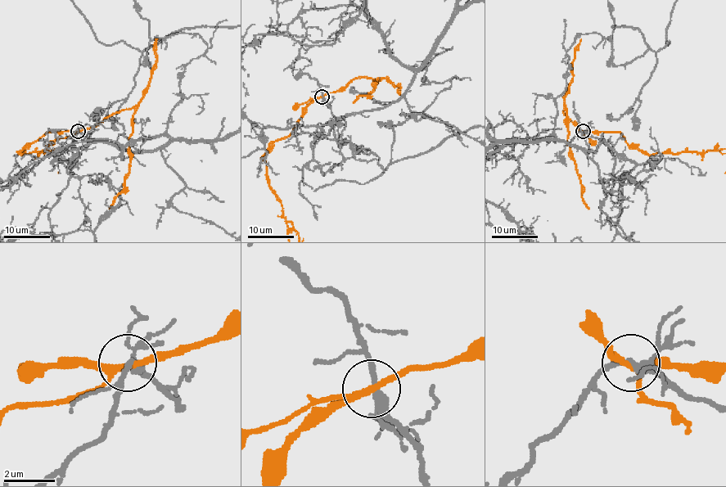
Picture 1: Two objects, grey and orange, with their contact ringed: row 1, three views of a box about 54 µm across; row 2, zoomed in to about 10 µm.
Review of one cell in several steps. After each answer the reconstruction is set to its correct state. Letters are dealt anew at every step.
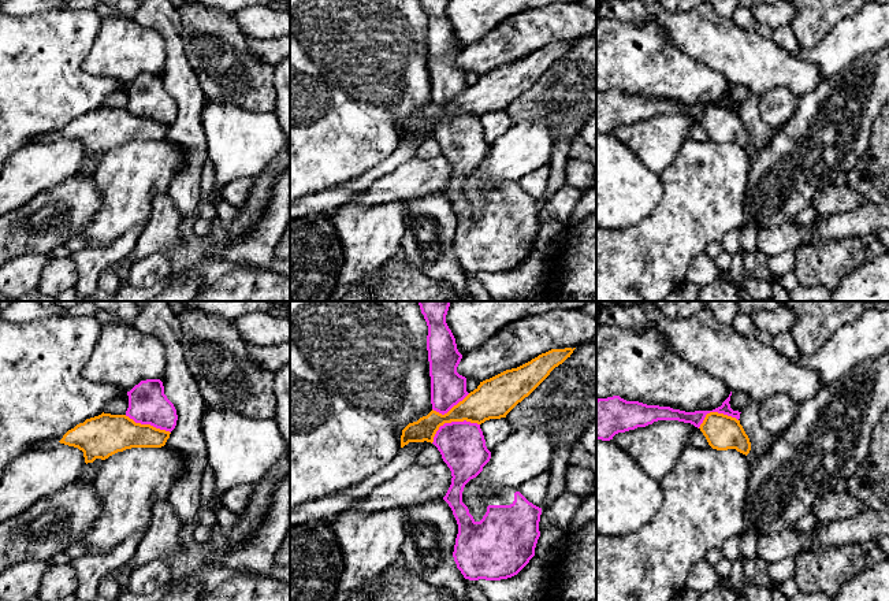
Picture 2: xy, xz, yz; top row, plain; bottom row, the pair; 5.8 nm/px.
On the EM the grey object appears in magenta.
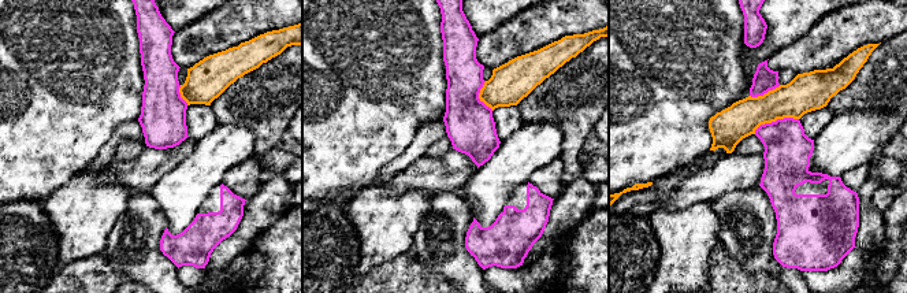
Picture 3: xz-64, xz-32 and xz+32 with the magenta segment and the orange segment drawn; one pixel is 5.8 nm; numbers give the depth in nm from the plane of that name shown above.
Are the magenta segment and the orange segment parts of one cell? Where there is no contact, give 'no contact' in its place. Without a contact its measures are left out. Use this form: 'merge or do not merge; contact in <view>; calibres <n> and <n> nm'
do not merge; contact in xz; calibres 280 and 200 nm

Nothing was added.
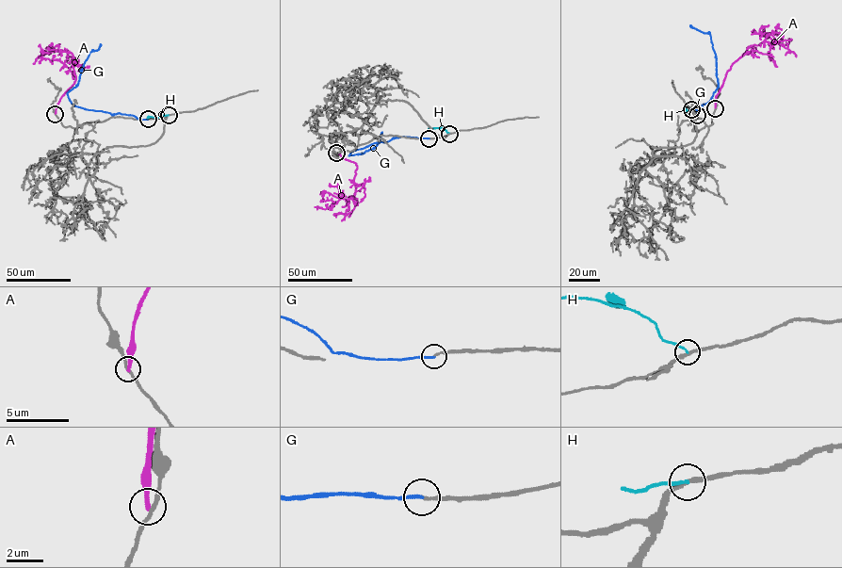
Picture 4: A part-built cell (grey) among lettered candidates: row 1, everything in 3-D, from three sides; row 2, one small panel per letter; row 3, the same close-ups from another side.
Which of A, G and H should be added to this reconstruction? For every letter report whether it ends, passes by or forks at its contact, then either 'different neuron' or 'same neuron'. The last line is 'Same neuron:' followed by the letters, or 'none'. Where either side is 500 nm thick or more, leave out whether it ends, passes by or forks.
A: it ends | different neuron
G: it ends | different neuron
H: it ends | different neuron
Same neuron: none

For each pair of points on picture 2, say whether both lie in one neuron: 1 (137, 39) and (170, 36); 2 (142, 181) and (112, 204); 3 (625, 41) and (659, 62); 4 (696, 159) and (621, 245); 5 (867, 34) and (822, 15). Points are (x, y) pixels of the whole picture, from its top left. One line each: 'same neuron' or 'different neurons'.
1: different neurons
2: same neuron
3: same neuron
4: same neuron
5: different neurons

